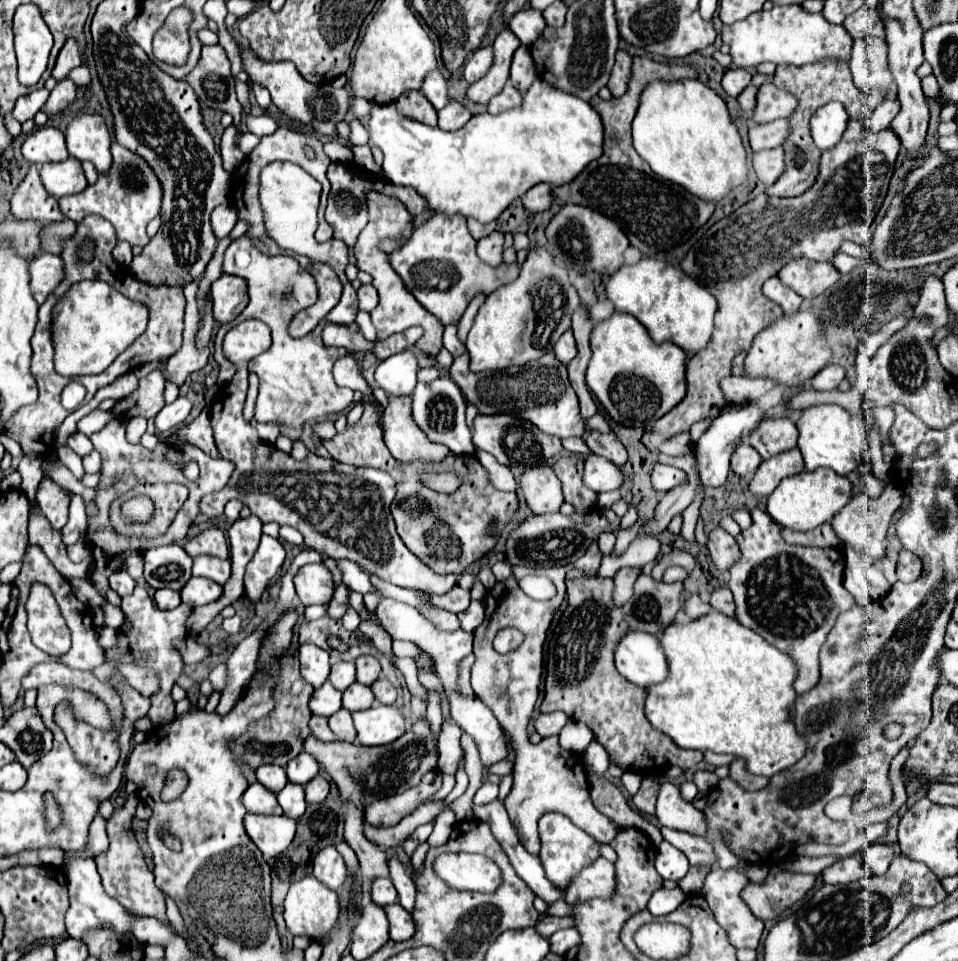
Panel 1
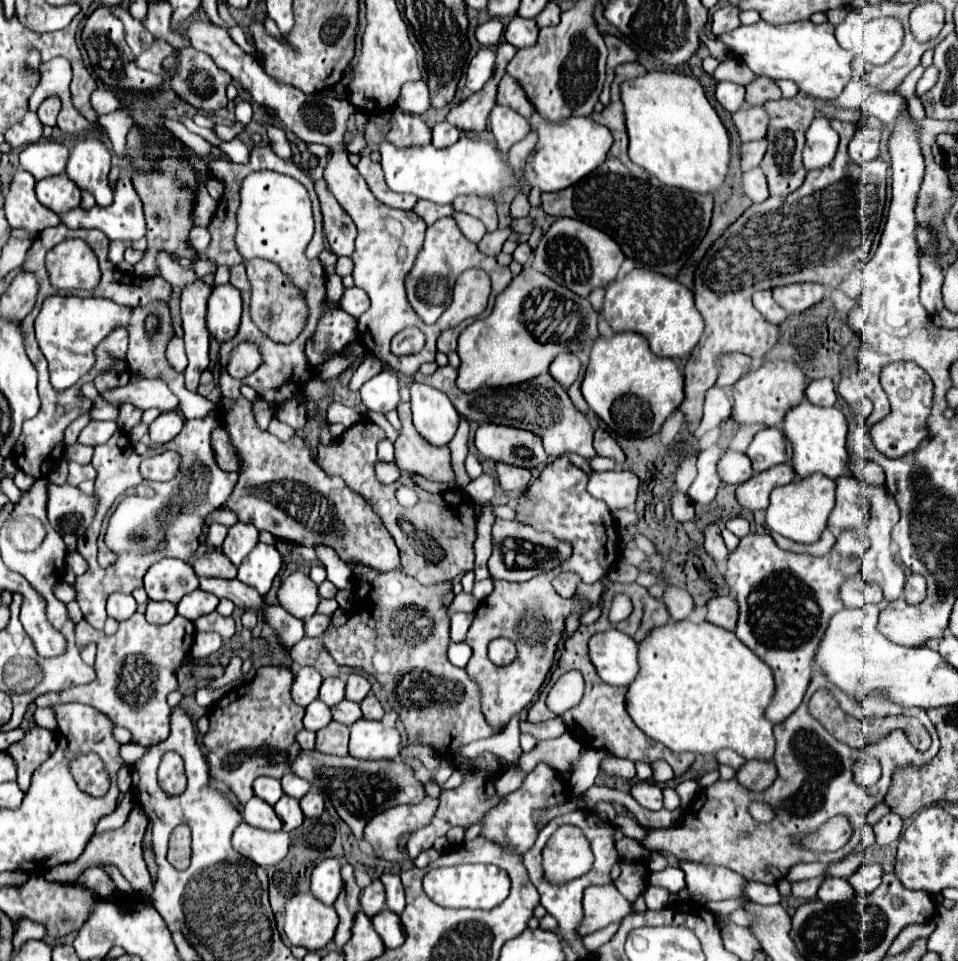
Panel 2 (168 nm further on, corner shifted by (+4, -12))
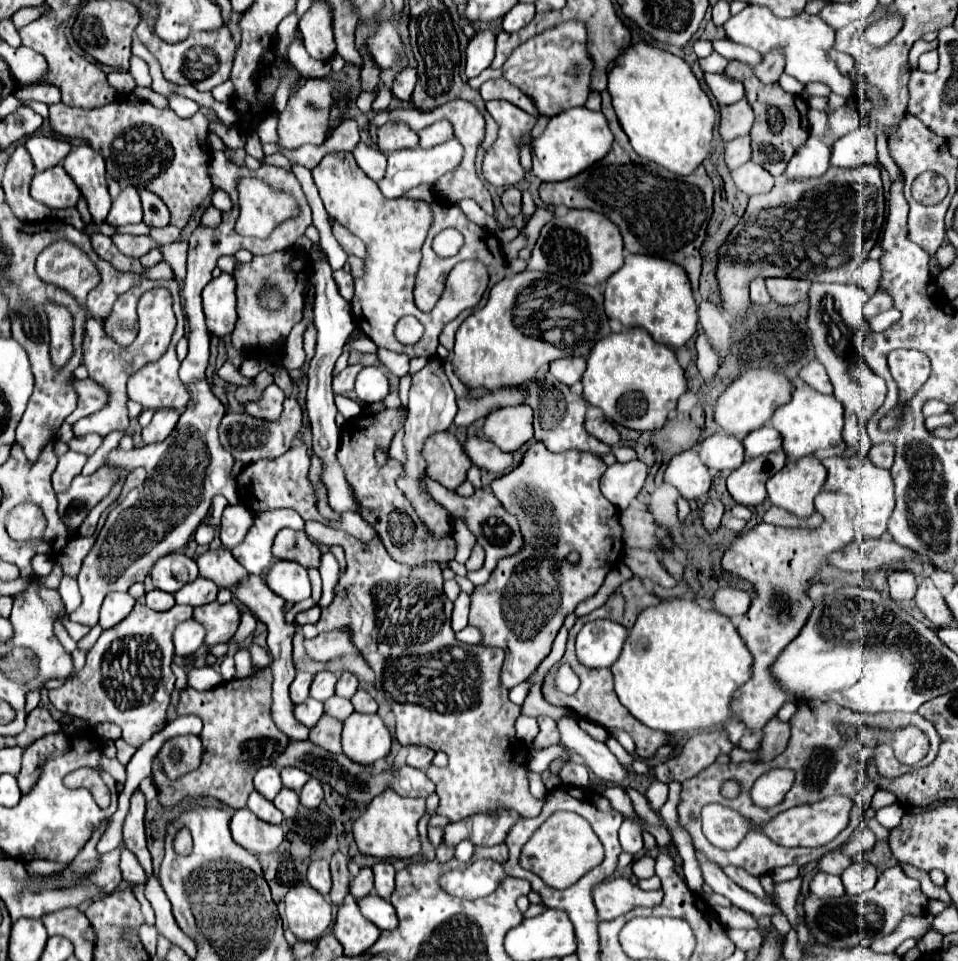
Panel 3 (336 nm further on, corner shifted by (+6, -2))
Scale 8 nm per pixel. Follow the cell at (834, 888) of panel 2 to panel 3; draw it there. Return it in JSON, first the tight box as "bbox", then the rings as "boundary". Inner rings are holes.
{"bbox":[811,872,845,898],"boundary":[[[819,872],[819,874],[811,880],[811,894],[813,894],[813,896],[819,896],[819,898],[843,896],[843,894],[845,894],[845,888],[843,888],[839,876]]]}

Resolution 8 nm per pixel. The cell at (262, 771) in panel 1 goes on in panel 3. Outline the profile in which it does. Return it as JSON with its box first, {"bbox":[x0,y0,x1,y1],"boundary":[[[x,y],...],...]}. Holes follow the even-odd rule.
{"bbox":[255,766,283,800],"boundary":[[[265,766],[265,768],[261,768],[255,774],[255,788],[267,800],[273,800],[277,796],[277,792],[283,788],[281,778],[279,778],[279,768],[277,766]]]}

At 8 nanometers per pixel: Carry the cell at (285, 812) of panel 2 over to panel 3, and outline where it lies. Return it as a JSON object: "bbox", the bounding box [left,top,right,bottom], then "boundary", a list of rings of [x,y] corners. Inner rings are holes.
{"bbox":[273,788,299,818],"boundary":[[[281,788],[281,792],[275,796],[273,804],[283,812],[285,818],[291,818],[297,814],[297,808],[299,808],[299,794],[295,790],[289,790],[289,788]]]}

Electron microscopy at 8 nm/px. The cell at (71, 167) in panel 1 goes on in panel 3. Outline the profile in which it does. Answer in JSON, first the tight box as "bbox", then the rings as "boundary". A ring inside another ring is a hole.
{"bbox":[31,166,81,210],"boundary":[[[53,166],[35,174],[31,182],[31,196],[51,210],[61,210],[73,208],[81,198],[81,192],[63,166]]]}

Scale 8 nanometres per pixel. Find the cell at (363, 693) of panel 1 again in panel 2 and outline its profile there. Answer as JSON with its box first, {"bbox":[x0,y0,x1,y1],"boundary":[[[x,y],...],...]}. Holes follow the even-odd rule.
{"bbox":[331,700,363,726],"boundary":[[[343,700],[337,706],[333,706],[331,714],[333,714],[333,720],[337,720],[345,726],[351,726],[353,722],[357,722],[363,716],[361,706],[357,702],[351,702],[351,700]]]}

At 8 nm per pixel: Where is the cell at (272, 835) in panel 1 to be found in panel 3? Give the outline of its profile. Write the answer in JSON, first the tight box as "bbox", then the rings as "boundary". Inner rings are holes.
{"bbox":[231,808,283,854],"boundary":[[[249,808],[235,810],[231,818],[231,834],[233,840],[251,854],[275,852],[275,848],[279,848],[279,844],[283,842],[281,826],[259,820]]]}

